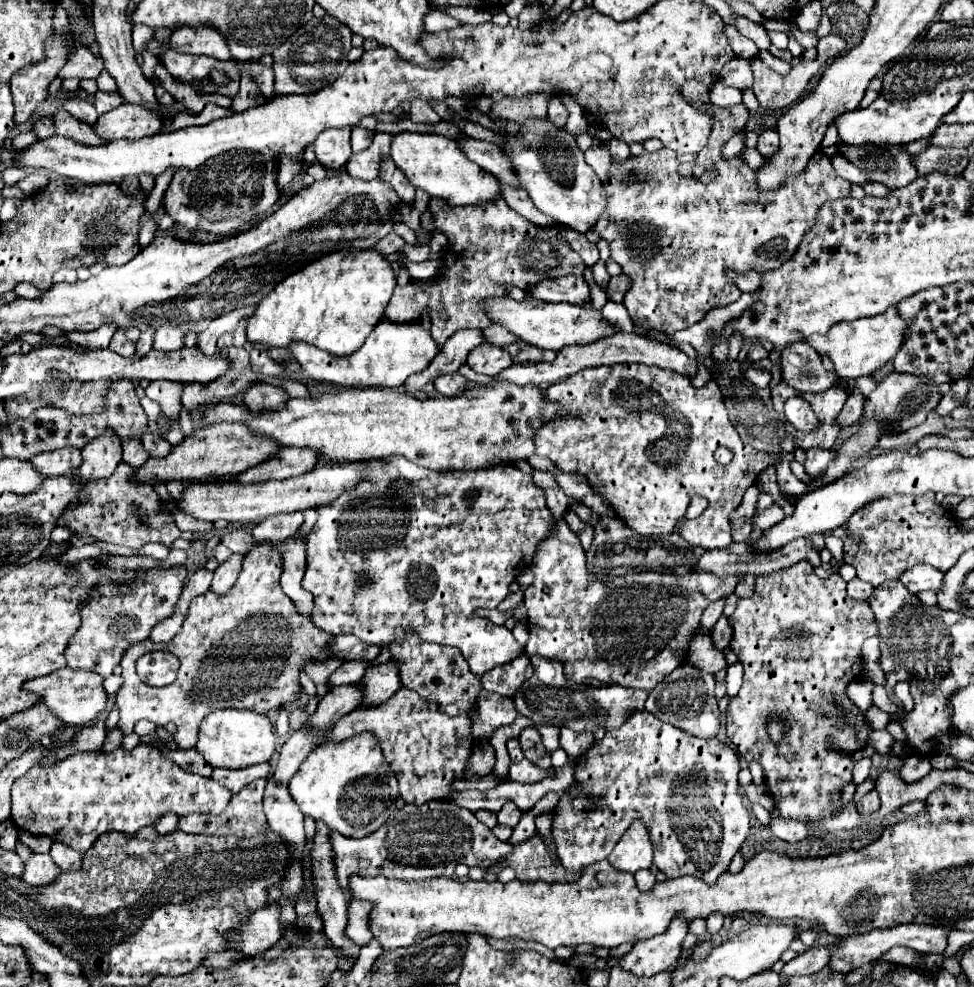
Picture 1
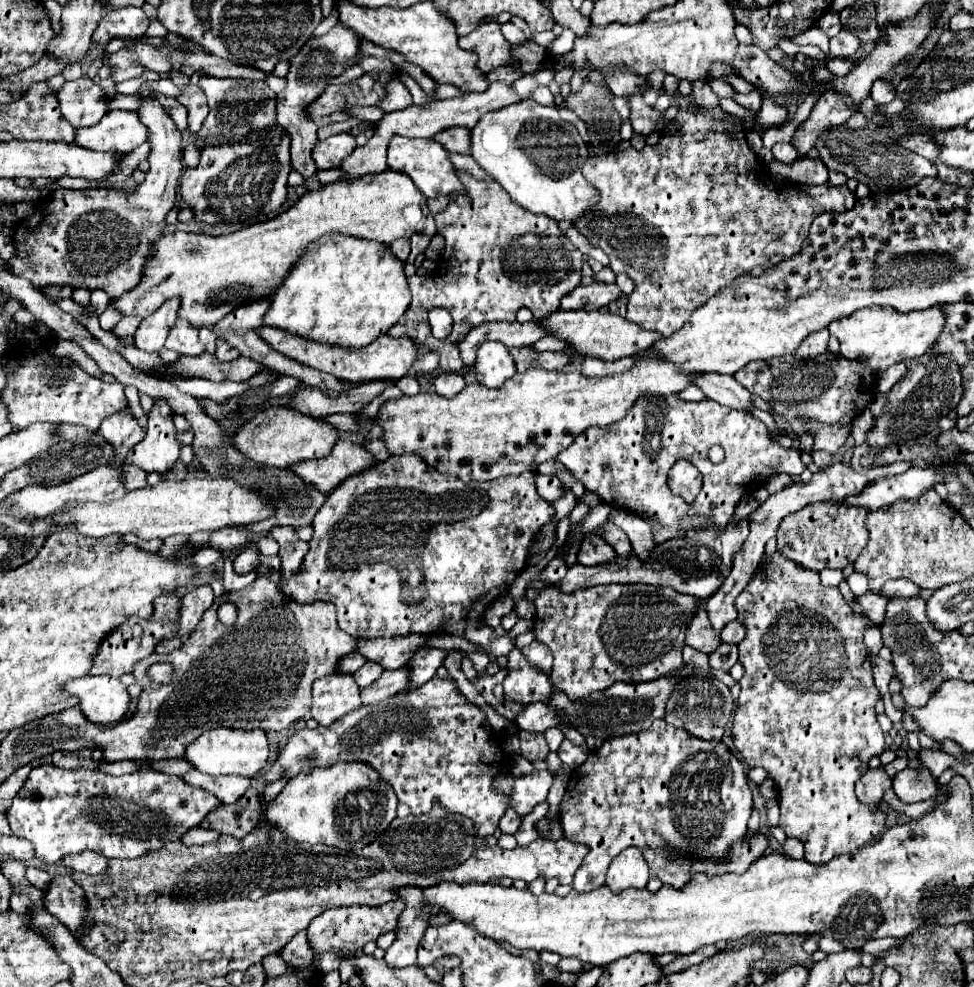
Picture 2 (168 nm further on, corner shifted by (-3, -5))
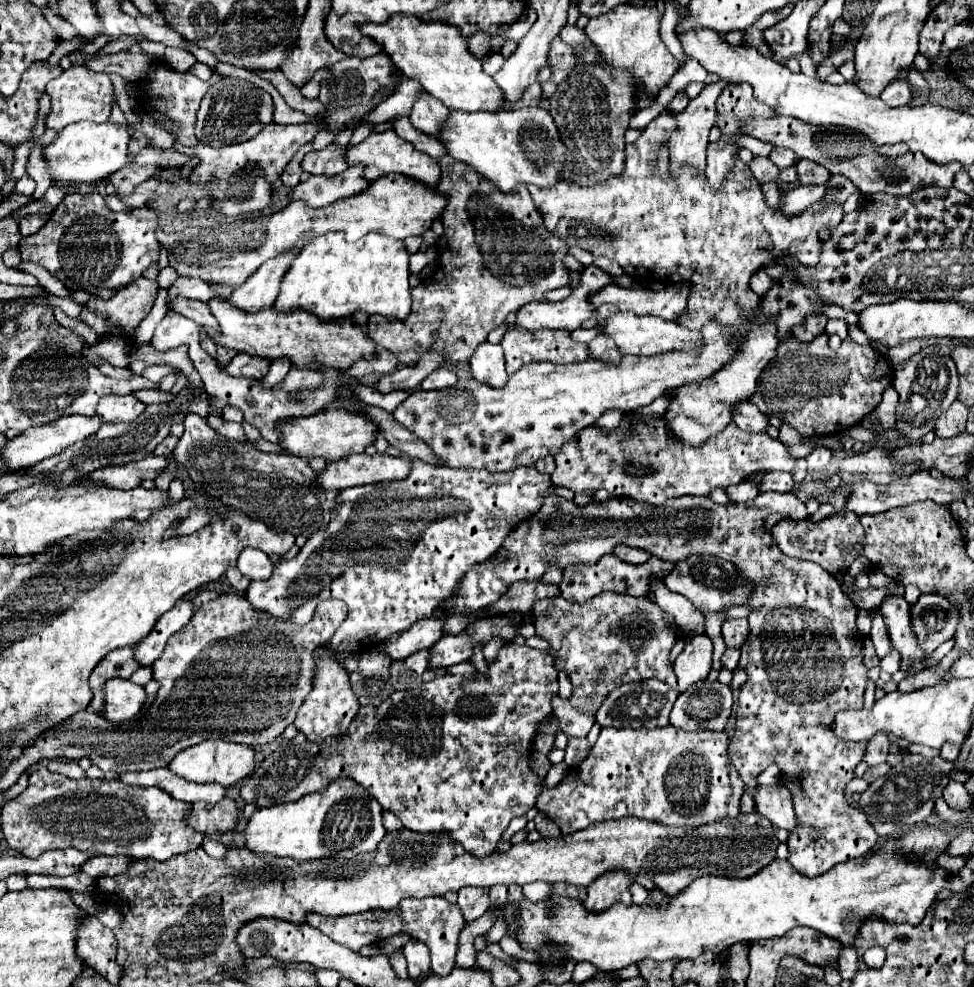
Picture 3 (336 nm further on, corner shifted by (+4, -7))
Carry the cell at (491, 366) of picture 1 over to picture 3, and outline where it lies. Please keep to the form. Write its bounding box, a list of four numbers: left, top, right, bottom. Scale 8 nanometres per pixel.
[470,341,508,389]

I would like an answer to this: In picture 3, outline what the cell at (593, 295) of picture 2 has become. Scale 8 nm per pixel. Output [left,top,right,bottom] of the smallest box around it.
[588,283,690,321]

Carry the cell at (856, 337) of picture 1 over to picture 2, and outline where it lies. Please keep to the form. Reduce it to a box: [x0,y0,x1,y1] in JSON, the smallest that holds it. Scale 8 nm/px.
[829,307,945,373]

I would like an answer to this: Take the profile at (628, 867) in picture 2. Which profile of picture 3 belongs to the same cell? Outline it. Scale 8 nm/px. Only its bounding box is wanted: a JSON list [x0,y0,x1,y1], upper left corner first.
[584,869,634,911]

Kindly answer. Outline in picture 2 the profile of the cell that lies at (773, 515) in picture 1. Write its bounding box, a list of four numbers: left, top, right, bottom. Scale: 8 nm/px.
[777,501,869,571]

